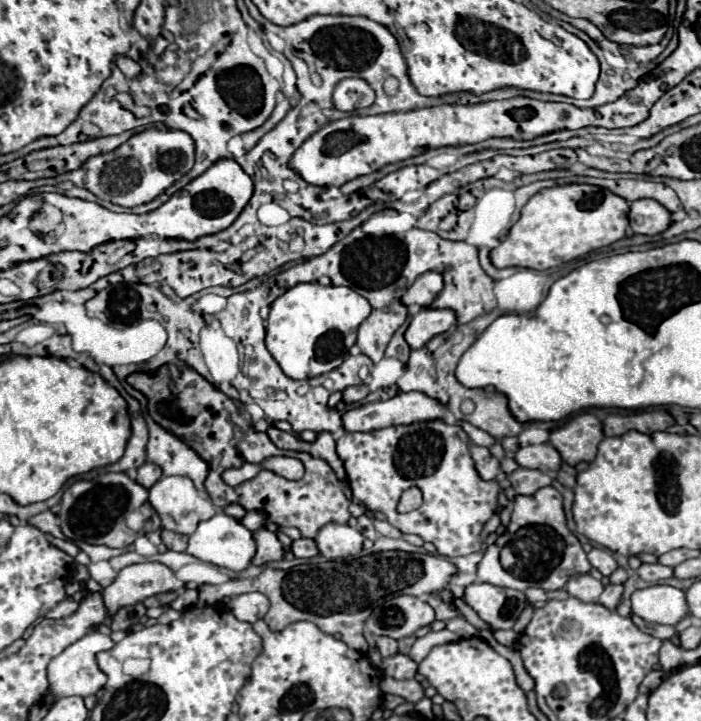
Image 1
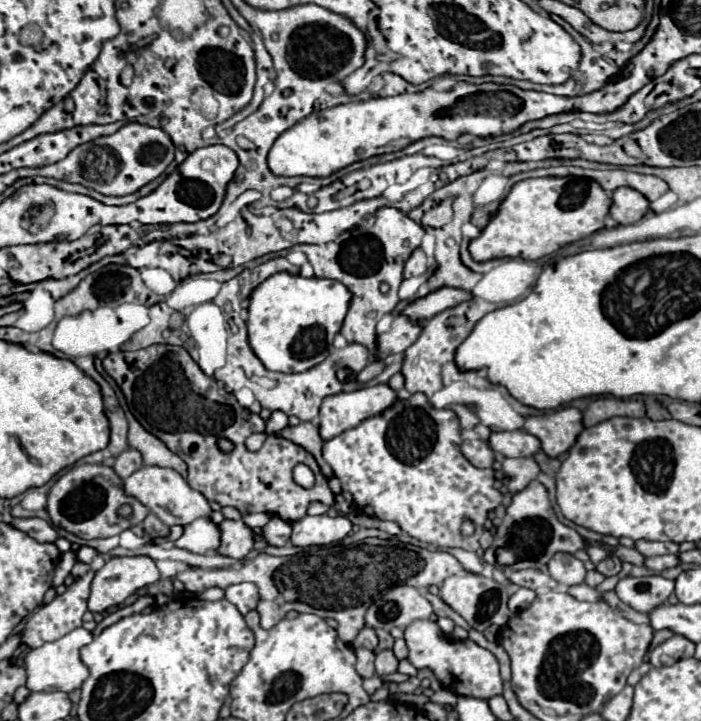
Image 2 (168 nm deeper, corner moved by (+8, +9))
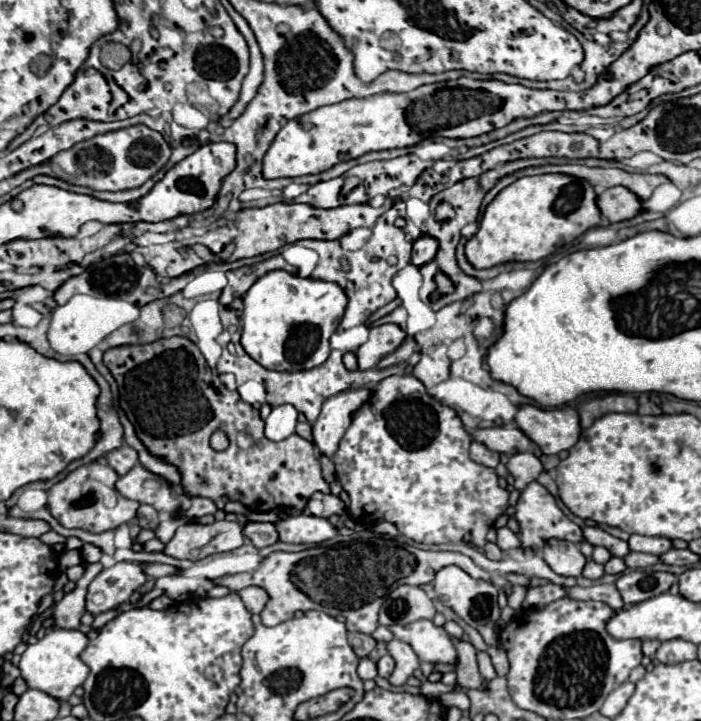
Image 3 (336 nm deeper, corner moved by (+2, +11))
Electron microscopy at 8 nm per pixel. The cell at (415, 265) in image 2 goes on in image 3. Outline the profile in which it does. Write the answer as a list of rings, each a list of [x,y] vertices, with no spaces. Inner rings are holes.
[[[421,236],[415,240],[413,244],[413,256],[411,256],[411,262],[415,266],[423,266],[427,264],[429,260],[433,260],[433,256],[437,254],[437,240],[431,238],[431,236]]]

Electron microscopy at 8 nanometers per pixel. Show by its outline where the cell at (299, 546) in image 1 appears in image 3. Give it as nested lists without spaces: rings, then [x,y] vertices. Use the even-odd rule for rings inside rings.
[[[249,522],[245,526],[245,536],[253,542],[255,548],[265,548],[279,540],[277,526],[273,522]]]

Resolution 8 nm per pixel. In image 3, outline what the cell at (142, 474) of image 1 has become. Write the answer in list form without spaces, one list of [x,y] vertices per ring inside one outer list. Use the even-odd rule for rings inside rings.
[[[123,444],[121,448],[109,452],[105,458],[107,458],[109,466],[111,466],[117,474],[121,474],[121,476],[123,476],[125,472],[129,472],[129,470],[139,462],[137,452],[135,452],[133,448],[129,448],[127,444]]]

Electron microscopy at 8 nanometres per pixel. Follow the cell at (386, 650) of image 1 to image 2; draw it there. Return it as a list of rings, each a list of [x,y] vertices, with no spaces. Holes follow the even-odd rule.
[[[363,628],[363,630],[357,634],[357,638],[351,642],[351,646],[353,646],[353,648],[375,650],[375,646],[377,646],[377,636],[375,636],[375,632],[373,632],[371,628]]]

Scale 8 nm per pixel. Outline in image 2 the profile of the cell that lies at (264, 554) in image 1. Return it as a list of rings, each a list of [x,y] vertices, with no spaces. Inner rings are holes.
[[[223,520],[217,524],[221,532],[221,544],[217,548],[219,554],[229,558],[245,558],[249,550],[253,550],[253,532],[243,520]]]

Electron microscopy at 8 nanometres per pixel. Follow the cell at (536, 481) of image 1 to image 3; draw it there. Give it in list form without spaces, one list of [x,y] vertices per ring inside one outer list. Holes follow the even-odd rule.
[[[523,452],[523,454],[515,454],[509,458],[507,470],[515,478],[515,488],[523,490],[529,482],[537,480],[537,476],[543,472],[543,464],[539,462],[535,454]]]

